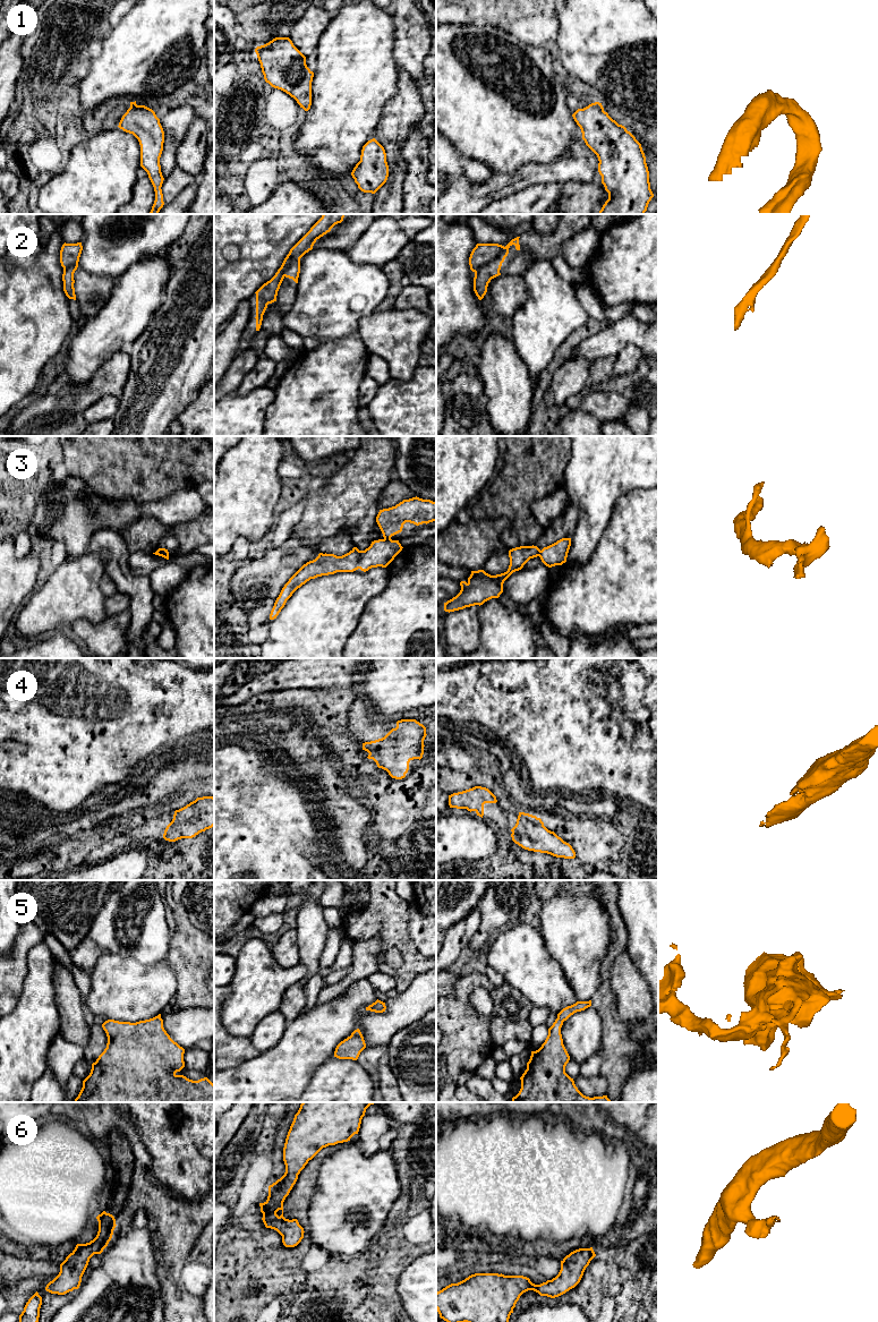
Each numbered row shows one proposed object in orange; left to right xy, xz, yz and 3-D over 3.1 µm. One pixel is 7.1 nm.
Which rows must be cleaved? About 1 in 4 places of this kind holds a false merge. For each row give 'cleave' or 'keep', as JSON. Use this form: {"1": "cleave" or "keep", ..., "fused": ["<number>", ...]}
{"1": "keep", "2": "cleave", "3": "cleave", "4": "keep", "5": "keep", "6": "keep", "fused": ["2", "3"]}

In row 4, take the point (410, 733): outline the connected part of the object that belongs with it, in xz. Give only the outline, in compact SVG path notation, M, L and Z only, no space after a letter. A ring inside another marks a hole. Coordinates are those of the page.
M401 719L384 737L363 743L363 750L392 778L402 779L409 762L423 758L426 735L426 727L416 719Z

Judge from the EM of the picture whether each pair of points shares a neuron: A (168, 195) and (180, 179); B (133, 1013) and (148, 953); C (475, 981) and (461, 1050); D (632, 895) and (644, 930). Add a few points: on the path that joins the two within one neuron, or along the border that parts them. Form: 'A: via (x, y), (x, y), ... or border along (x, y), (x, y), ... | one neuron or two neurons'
A: via (170, 192), (177, 182) | one neuron
B: border along (120, 955), (133, 957), (146, 965), (165, 960) | two neurons
C: via (461, 998), (461, 1033) | one neuron
D: via (641, 904), (644, 906), (644, 921) | one neuron

